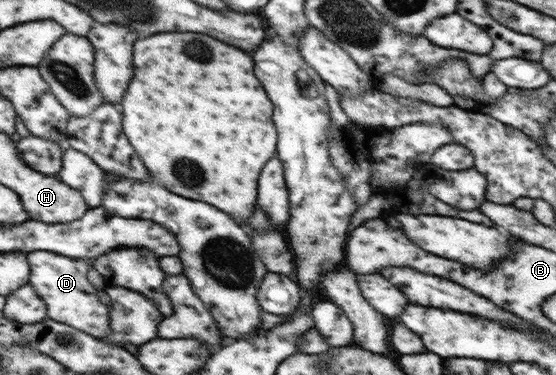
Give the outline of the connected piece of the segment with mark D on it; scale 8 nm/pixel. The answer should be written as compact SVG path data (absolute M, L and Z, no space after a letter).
M35 251L27 255L31 263L31 285L47 304L47 317L58 323L70 326L92 337L108 337L110 329L109 307L99 300L99 293L105 291L96 289L88 279L92 269L91 259L72 259L63 254Z

